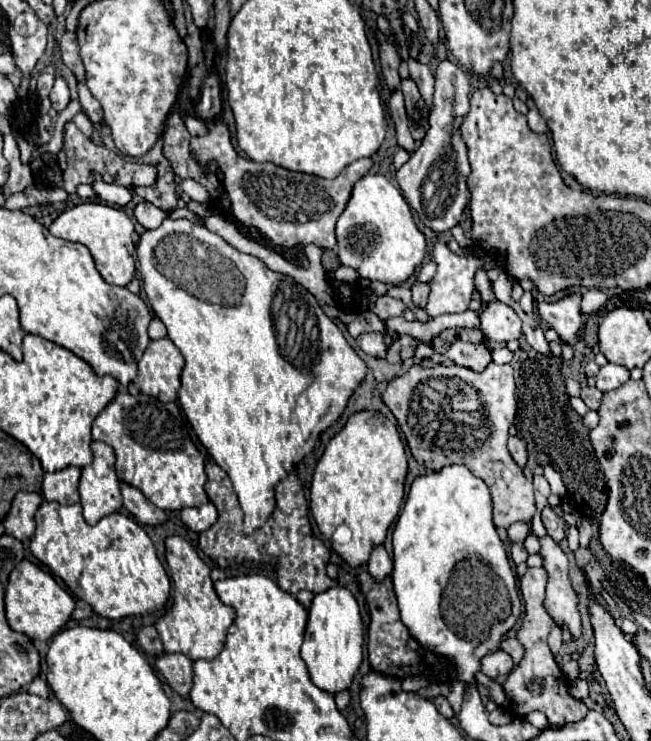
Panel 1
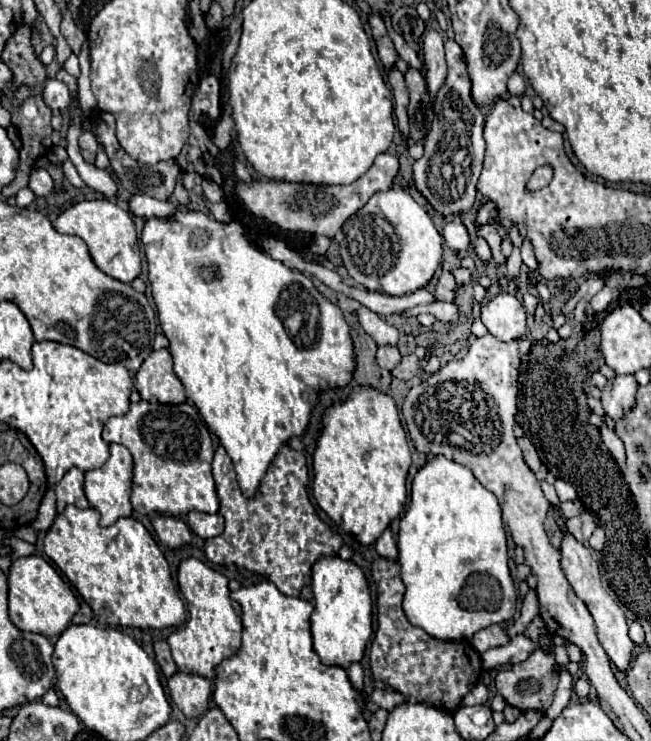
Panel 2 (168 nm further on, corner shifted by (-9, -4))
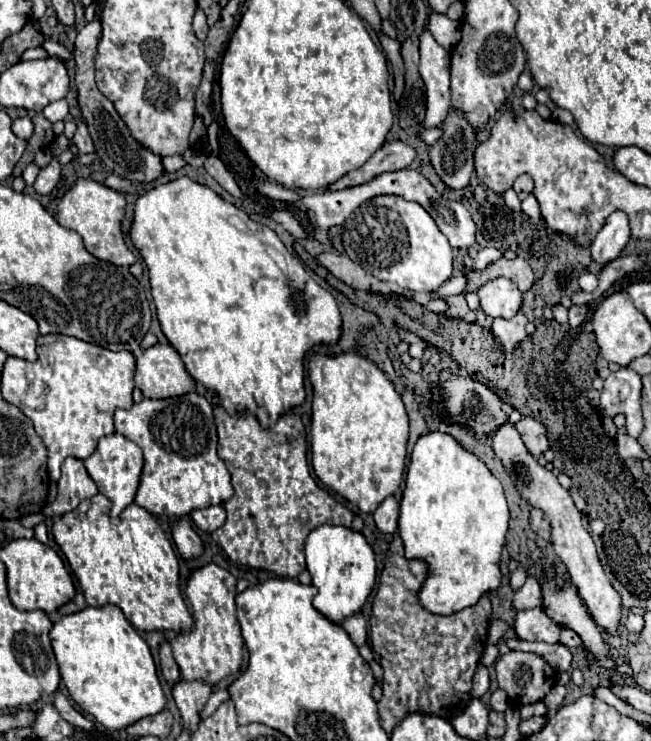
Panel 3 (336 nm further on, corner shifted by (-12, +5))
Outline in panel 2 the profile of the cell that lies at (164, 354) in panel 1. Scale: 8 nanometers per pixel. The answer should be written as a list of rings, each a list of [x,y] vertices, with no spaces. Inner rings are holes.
[[[167,348],[155,350],[135,374],[135,388],[147,402],[181,404],[185,402],[185,388],[173,372],[173,356]]]

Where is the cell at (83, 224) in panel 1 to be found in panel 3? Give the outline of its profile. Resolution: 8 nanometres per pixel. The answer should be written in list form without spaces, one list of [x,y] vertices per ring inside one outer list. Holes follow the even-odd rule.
[[[76,179],[58,203],[56,221],[66,229],[76,231],[82,237],[84,247],[94,257],[108,261],[112,265],[130,267],[132,263],[136,263],[136,257],[124,243],[124,235],[122,235],[122,227],[120,227],[122,219],[124,219],[124,207],[126,207],[126,201],[124,201],[122,193],[116,193],[114,189],[110,189],[102,183],[96,183],[92,179]]]

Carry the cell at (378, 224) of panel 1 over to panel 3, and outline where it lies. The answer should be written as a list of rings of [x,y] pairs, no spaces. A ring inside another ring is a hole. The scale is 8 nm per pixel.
[[[374,197],[344,223],[344,251],[380,281],[390,281],[414,293],[434,293],[452,277],[452,247],[434,219],[414,201]]]

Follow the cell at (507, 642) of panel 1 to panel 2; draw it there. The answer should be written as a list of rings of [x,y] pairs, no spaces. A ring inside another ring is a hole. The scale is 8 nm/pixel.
[[[489,626],[485,630],[479,630],[471,638],[471,644],[473,644],[477,654],[483,654],[485,650],[489,650],[493,646],[505,646],[509,642],[511,642],[511,636],[501,626]]]

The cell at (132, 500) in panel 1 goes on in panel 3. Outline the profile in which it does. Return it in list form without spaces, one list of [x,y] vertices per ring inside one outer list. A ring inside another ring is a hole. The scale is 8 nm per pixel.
[[[180,521],[176,527],[174,527],[174,543],[178,547],[178,553],[184,557],[184,559],[196,559],[204,553],[204,547],[202,547],[202,541],[200,537],[196,535],[196,531],[188,525],[188,521]]]

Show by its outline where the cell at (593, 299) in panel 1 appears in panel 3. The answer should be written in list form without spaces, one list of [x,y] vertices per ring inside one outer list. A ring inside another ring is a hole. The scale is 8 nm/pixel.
[[[582,273],[582,275],[578,277],[578,285],[580,285],[580,289],[584,289],[584,291],[594,291],[596,285],[598,285],[598,277],[596,277],[594,273]]]

